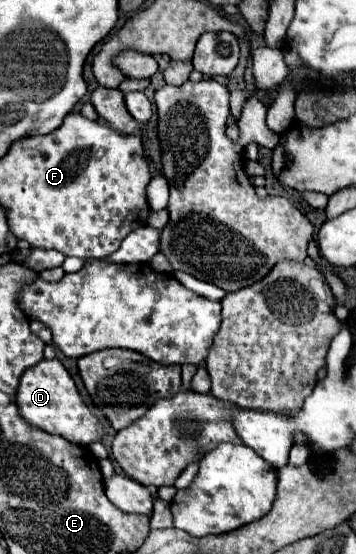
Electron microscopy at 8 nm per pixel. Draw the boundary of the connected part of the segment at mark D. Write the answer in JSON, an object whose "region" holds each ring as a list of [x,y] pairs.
{"region":[[[58,357],[42,359],[38,365],[26,369],[20,379],[16,399],[18,399],[22,417],[28,423],[32,423],[52,435],[62,435],[68,441],[80,443],[80,445],[90,445],[92,441],[98,441],[104,435],[100,421],[92,415],[92,411],[82,401],[72,377],[68,375],[68,371],[64,369],[64,365],[60,363]]]}

